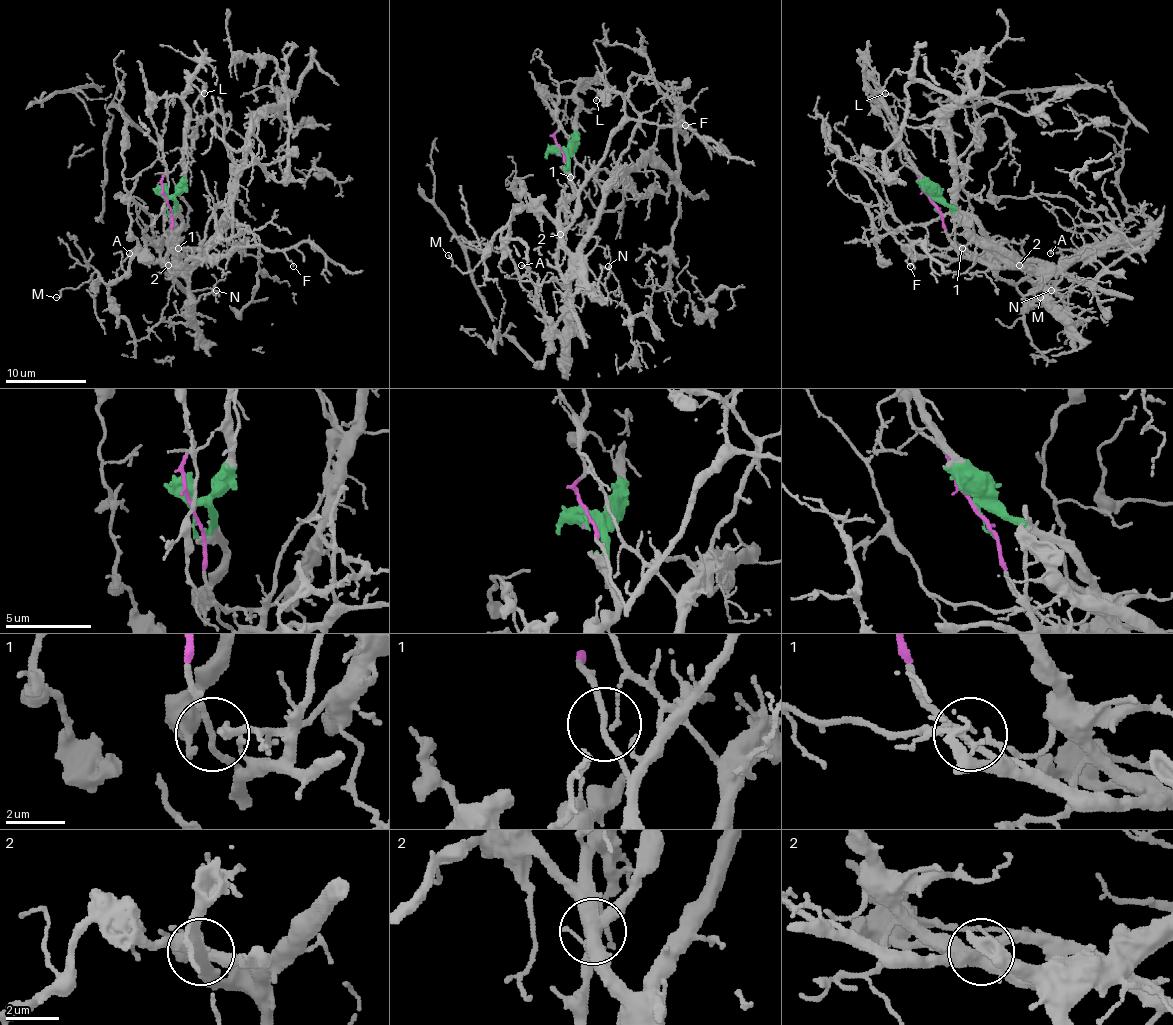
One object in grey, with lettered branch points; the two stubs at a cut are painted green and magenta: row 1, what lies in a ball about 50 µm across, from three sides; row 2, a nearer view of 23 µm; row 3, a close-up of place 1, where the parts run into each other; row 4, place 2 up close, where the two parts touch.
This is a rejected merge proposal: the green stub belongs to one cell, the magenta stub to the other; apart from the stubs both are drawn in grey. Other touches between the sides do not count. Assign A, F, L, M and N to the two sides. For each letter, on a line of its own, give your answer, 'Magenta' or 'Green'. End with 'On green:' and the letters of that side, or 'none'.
A: Green
F: Magenta
L: Green
M: Green
N: Green
On green: A, L, M, N

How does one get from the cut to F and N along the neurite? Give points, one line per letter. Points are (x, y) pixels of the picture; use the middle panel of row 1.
F: (558, 147), (576, 187), (605, 153), (609, 138), (629, 120), (673, 124), (681, 120), (685, 124)
N: (558, 147), (566, 159), (572, 189), (560, 211), (560, 239), (603, 284), (609, 266)

